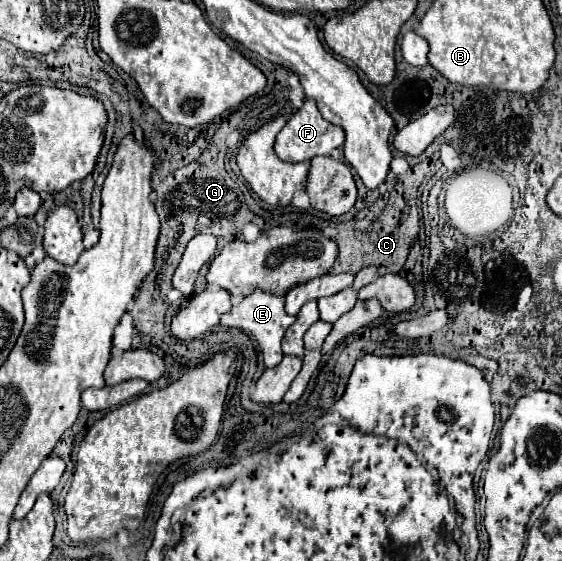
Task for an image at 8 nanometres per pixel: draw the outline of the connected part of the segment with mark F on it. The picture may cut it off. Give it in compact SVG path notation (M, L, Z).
M304 100L302 108L292 114L292 118L286 122L286 126L278 132L274 150L280 160L284 162L302 162L302 160L312 160L314 156L328 156L332 150L340 148L344 144L344 130L340 126L330 124L328 120L322 118L322 114L316 108L314 100Z

